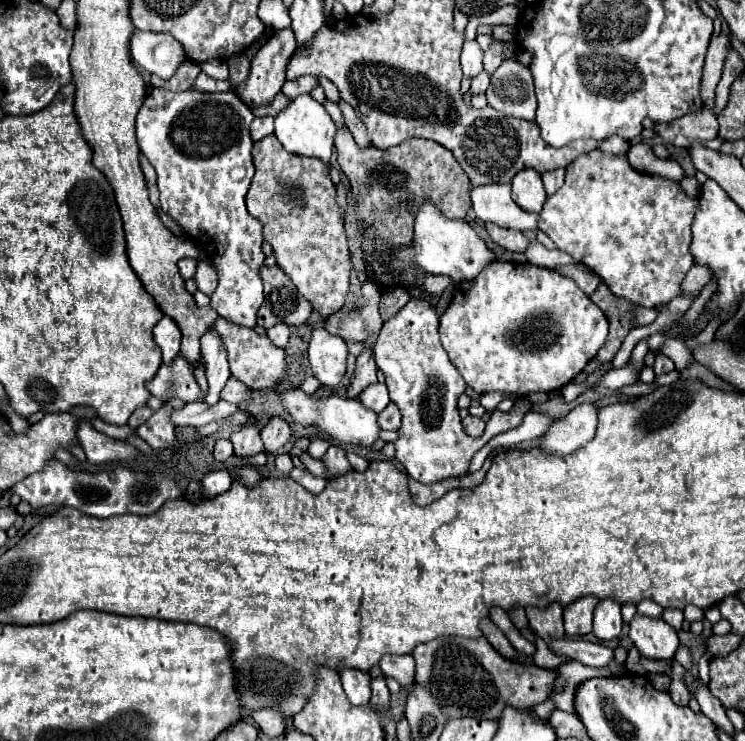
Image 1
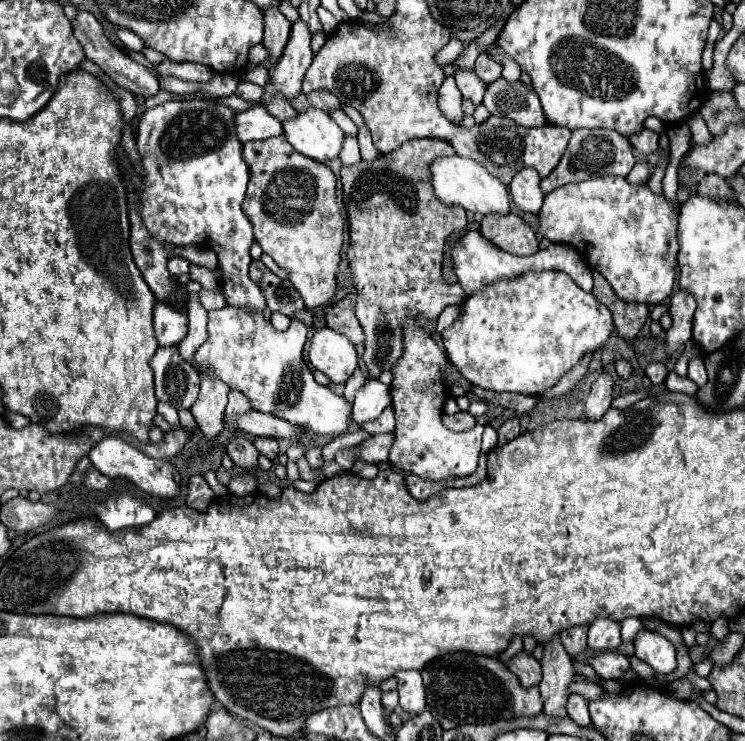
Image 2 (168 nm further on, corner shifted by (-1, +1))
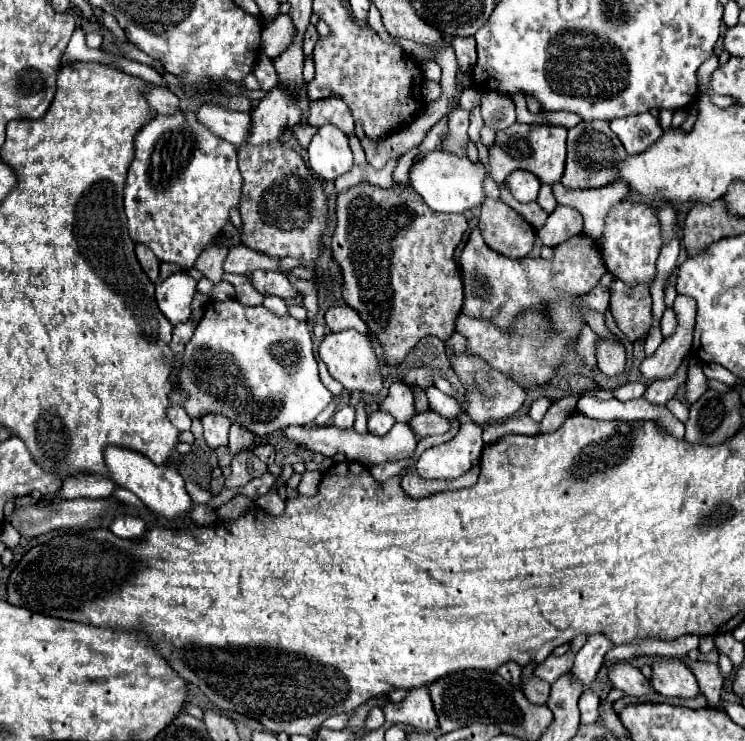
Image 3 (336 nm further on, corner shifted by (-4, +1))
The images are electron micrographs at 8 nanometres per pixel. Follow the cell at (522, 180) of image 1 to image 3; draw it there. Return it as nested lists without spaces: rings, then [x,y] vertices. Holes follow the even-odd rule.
[[[514,171],[508,175],[508,185],[516,201],[520,203],[530,203],[536,201],[538,189],[540,189],[540,179],[530,173],[530,171]]]

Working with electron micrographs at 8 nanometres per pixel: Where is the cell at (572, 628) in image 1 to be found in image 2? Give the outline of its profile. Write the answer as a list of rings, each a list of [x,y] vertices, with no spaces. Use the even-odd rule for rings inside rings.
[[[583,625],[571,627],[571,629],[563,631],[559,637],[561,637],[561,643],[567,649],[571,659],[577,659],[579,653],[583,653],[587,649],[587,625],[585,627]]]

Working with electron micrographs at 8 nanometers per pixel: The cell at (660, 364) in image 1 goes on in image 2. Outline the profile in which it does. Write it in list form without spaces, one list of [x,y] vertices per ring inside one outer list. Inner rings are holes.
[[[651,363],[647,369],[645,369],[645,375],[651,379],[653,385],[661,385],[667,377],[667,367],[663,363]]]

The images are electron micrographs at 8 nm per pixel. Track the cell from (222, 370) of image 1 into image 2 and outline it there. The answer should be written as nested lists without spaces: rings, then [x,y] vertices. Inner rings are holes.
[[[201,377],[199,397],[191,407],[191,413],[197,421],[199,431],[207,439],[219,437],[219,433],[225,429],[223,411],[227,407],[227,393],[229,393],[227,385],[213,381],[213,377]]]

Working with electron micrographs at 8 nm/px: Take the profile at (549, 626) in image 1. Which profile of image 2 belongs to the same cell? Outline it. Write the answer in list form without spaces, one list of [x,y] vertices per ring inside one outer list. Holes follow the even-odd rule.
[[[555,635],[545,645],[545,657],[541,661],[543,667],[543,679],[539,685],[539,693],[545,701],[543,713],[551,719],[567,717],[567,699],[569,699],[569,685],[573,683],[575,671],[573,661],[565,653],[565,647],[561,645],[559,637]]]

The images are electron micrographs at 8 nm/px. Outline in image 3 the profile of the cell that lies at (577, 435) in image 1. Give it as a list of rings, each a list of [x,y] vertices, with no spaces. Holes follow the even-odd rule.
[[[600,339],[598,349],[596,349],[596,359],[598,359],[598,369],[606,377],[616,377],[624,371],[626,365],[626,353],[620,343],[614,343],[612,339],[604,341]]]

